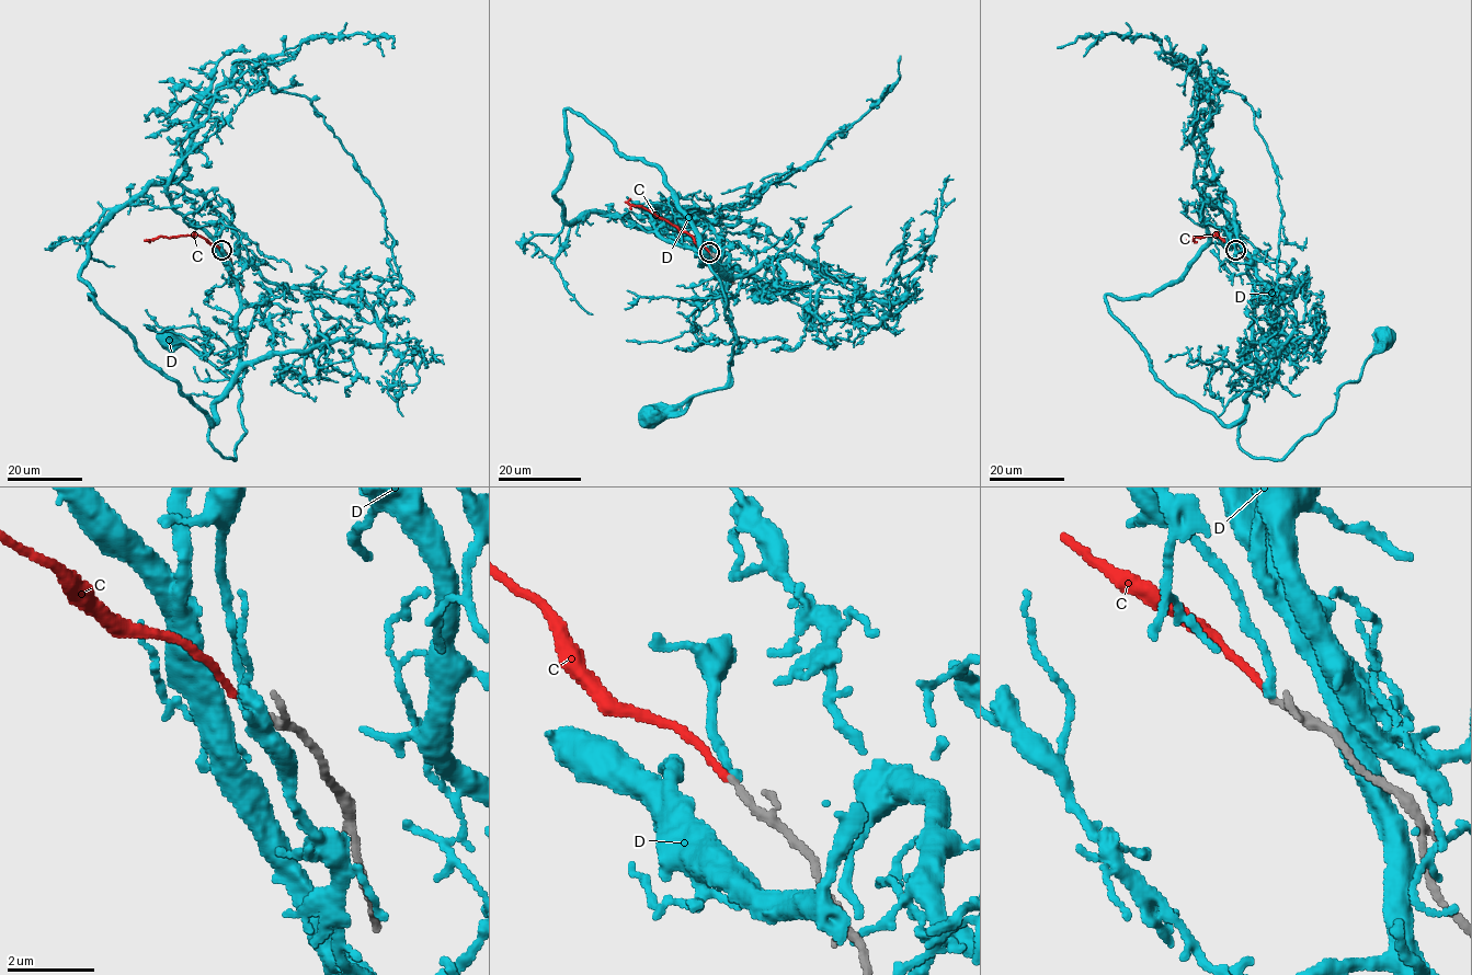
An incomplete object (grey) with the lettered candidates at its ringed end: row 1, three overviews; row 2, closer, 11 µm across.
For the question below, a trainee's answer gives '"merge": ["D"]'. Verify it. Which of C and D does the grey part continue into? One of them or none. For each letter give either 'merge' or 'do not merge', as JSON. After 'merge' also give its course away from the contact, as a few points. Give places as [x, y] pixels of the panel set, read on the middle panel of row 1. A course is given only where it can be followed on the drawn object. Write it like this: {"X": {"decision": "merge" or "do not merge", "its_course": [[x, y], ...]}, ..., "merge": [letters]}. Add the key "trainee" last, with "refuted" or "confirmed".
{"C": {"decision": "merge", "its_course": [[709, 252], [684, 231], [642, 207], [630, 205], [630, 198]]}, "D": {"decision": "do not merge"}, "merge": ["C"], "trainee": "refuted"}

